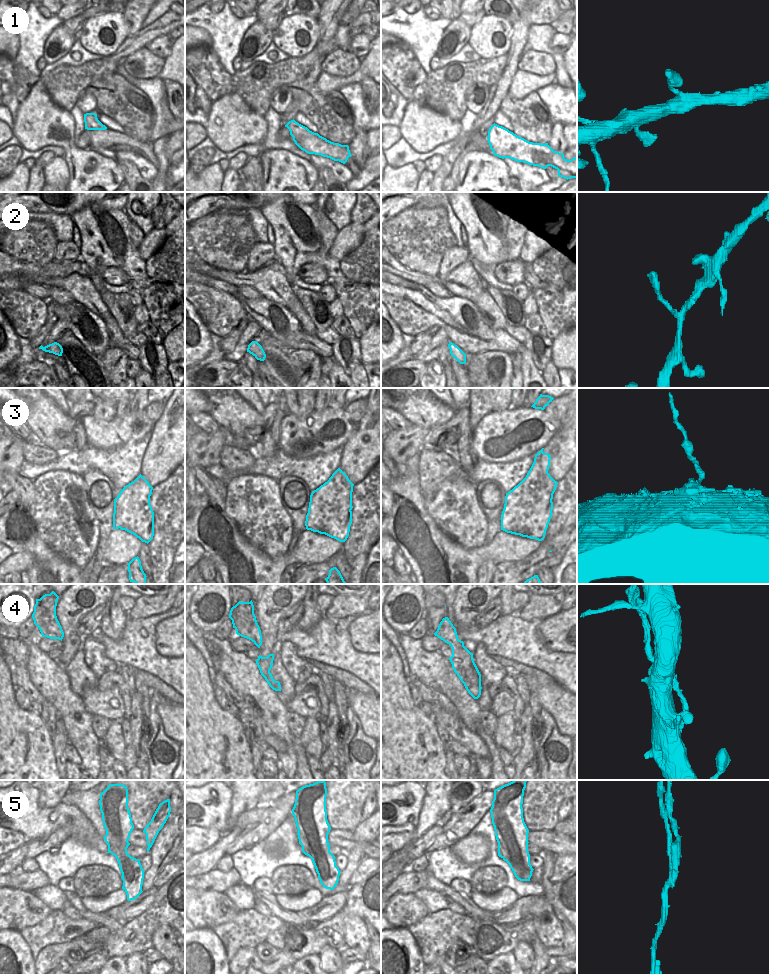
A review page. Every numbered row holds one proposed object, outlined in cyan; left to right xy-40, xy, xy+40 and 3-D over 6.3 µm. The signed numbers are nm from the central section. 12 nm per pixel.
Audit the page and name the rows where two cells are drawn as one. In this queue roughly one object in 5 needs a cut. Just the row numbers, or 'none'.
3, 4, 5

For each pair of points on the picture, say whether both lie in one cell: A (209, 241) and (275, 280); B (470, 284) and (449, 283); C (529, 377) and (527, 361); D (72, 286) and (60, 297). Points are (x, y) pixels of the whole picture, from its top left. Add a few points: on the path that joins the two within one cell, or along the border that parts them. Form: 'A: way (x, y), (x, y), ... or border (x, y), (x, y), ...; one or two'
A: border (221, 268), (227, 271), (244, 271); two
B: way (465, 283), (454, 283); one
C: way (529, 373), (528, 365); one
D: border (50, 286), (66, 290), (75, 300); two

